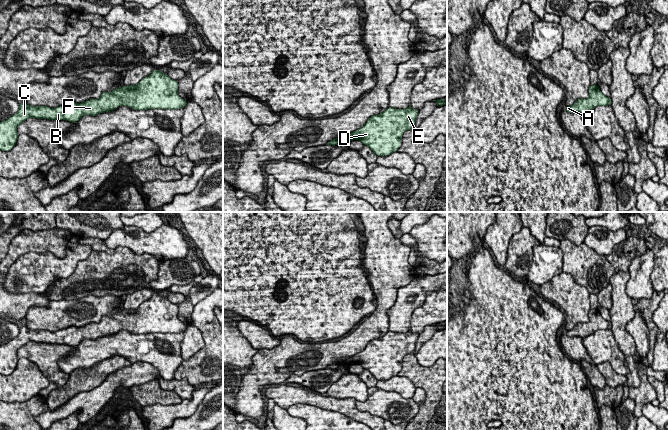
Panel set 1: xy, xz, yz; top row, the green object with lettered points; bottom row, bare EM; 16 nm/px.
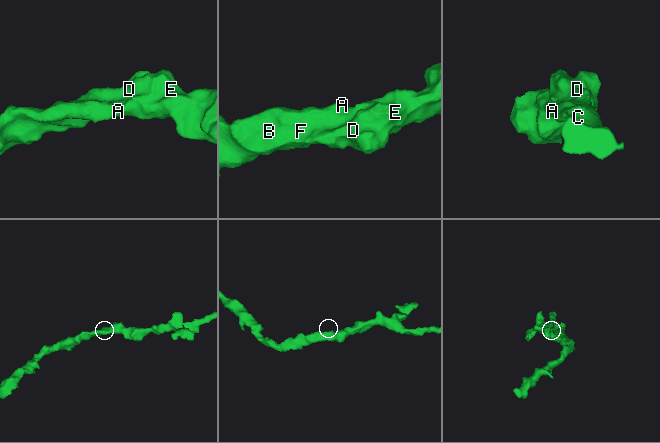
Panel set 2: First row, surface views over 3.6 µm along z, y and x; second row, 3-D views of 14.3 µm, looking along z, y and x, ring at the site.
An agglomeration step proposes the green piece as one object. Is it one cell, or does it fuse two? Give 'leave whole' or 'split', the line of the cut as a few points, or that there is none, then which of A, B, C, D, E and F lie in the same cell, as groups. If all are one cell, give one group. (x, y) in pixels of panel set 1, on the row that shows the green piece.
leave whole | no cut | A B C D E F

